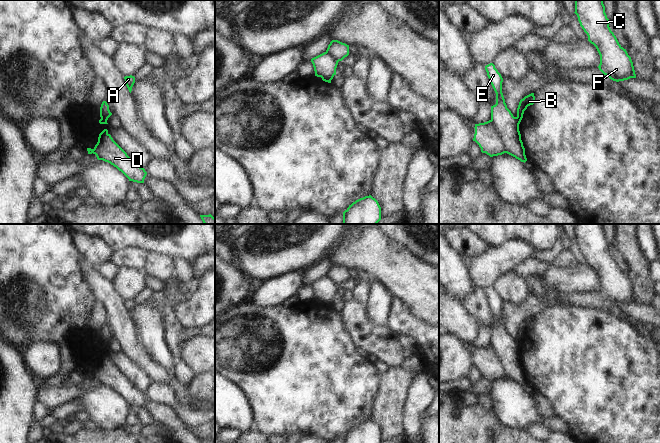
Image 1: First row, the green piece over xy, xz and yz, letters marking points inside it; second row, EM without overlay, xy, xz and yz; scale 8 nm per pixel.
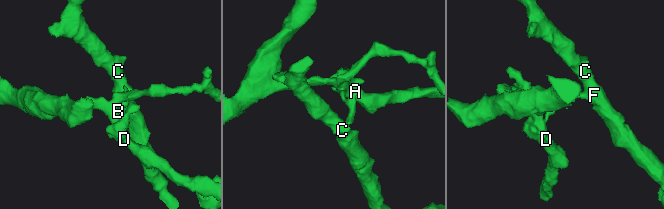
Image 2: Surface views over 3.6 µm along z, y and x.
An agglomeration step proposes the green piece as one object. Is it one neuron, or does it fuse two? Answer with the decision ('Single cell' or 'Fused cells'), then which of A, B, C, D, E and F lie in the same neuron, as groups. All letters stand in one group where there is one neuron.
Fused cells. Groups: A B C F / D E

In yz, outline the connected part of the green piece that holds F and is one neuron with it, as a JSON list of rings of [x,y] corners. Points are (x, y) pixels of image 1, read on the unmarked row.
[[[575,224],[575,236],[580,250],[599,279],[599,294],[619,306],[636,302],[633,286],[611,255],[603,224]]]

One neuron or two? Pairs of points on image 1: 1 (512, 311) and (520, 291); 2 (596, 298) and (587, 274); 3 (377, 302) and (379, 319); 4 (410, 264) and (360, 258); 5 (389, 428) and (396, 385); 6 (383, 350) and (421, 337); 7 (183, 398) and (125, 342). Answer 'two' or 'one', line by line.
1: two
2: two
3: one
4: one
5: one
6: two
7: one

